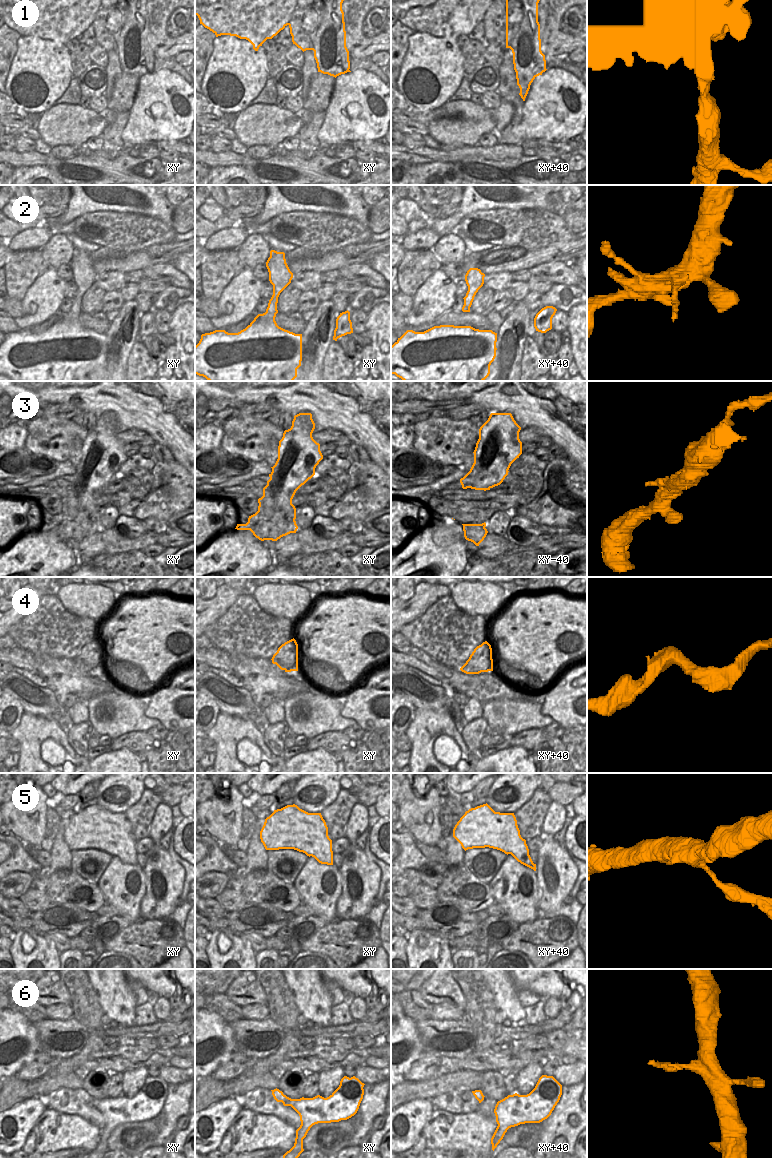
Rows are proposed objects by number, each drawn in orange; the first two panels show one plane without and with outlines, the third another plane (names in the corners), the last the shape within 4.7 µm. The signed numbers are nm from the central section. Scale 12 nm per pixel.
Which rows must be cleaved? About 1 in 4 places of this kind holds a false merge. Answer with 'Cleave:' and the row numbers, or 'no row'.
Cleave: 1, 3

